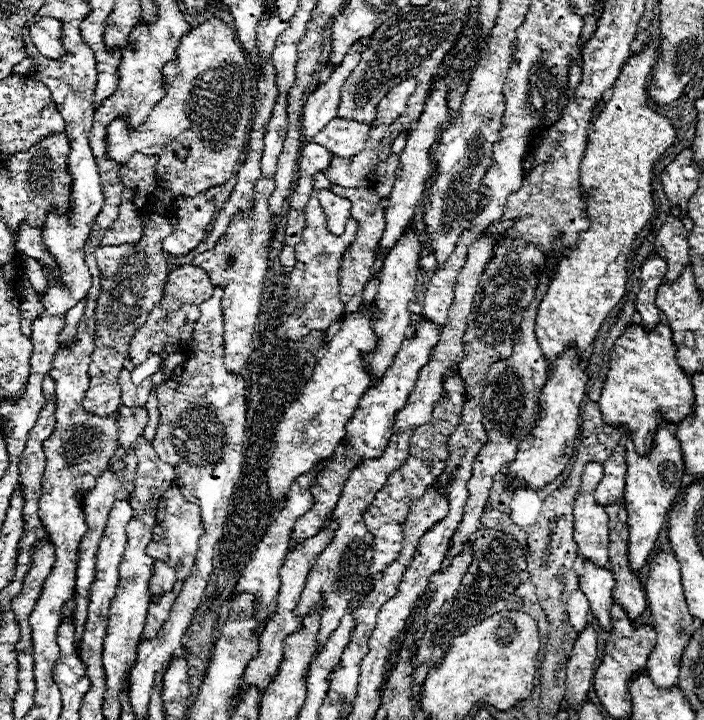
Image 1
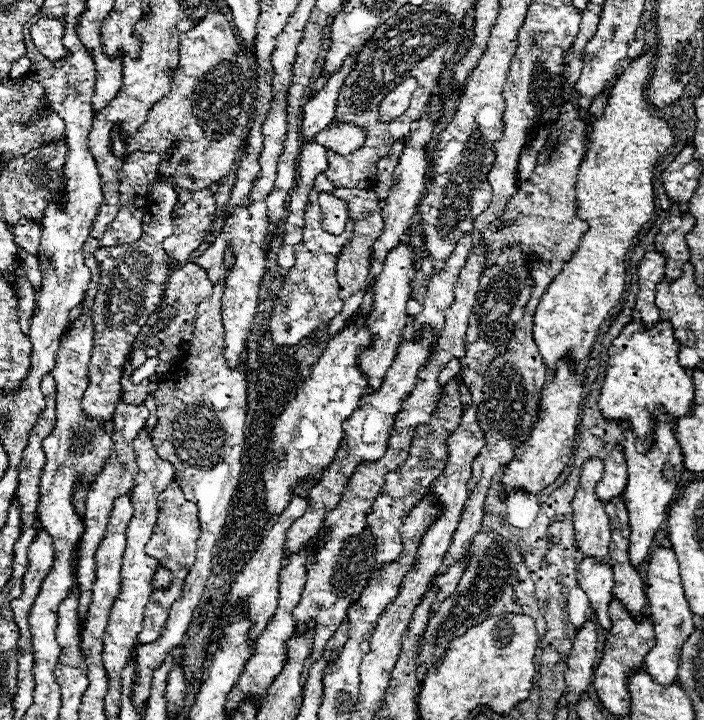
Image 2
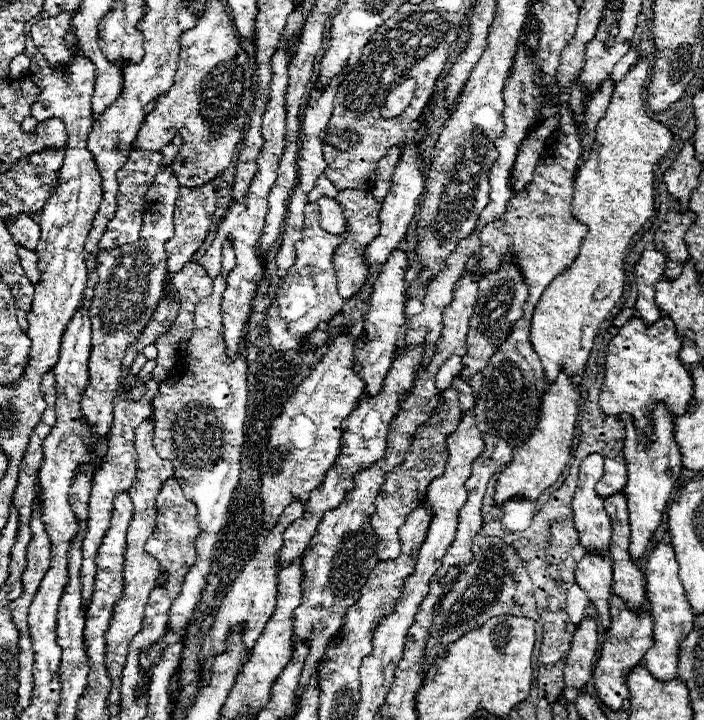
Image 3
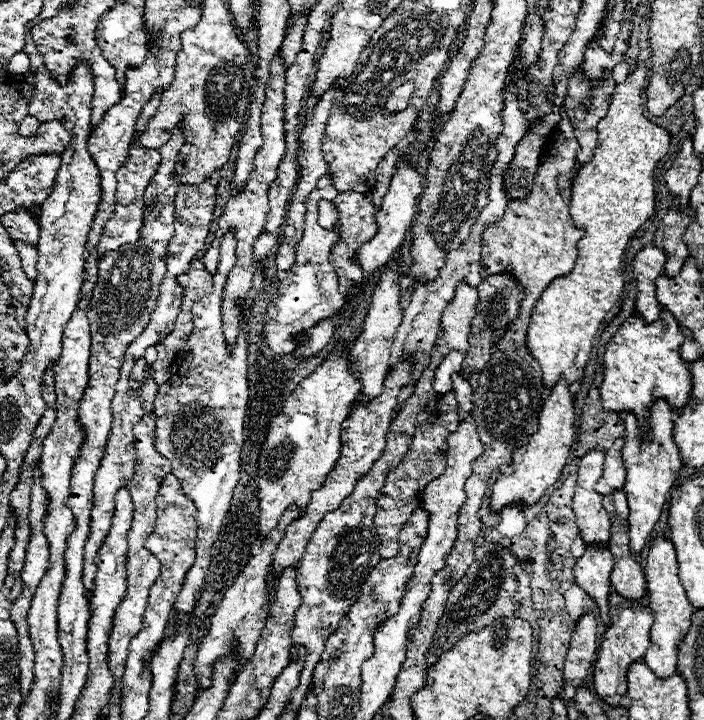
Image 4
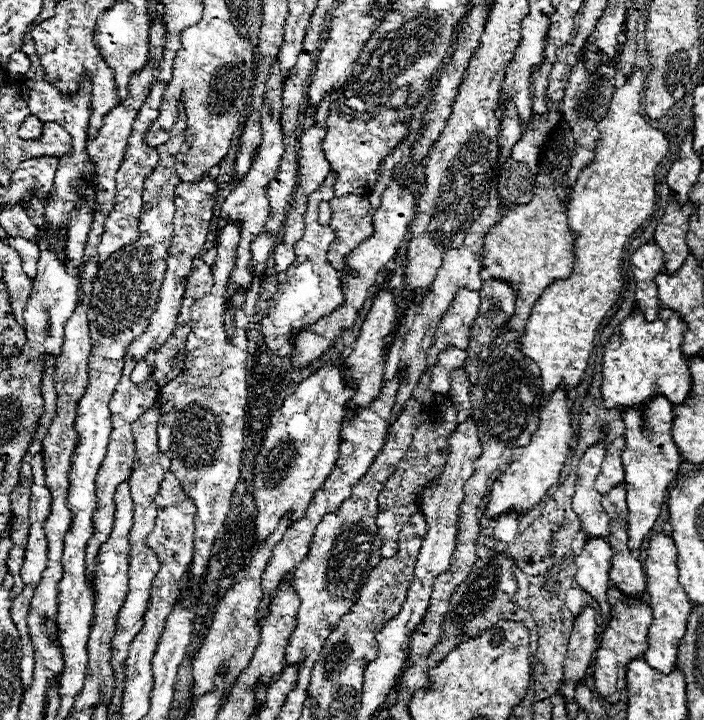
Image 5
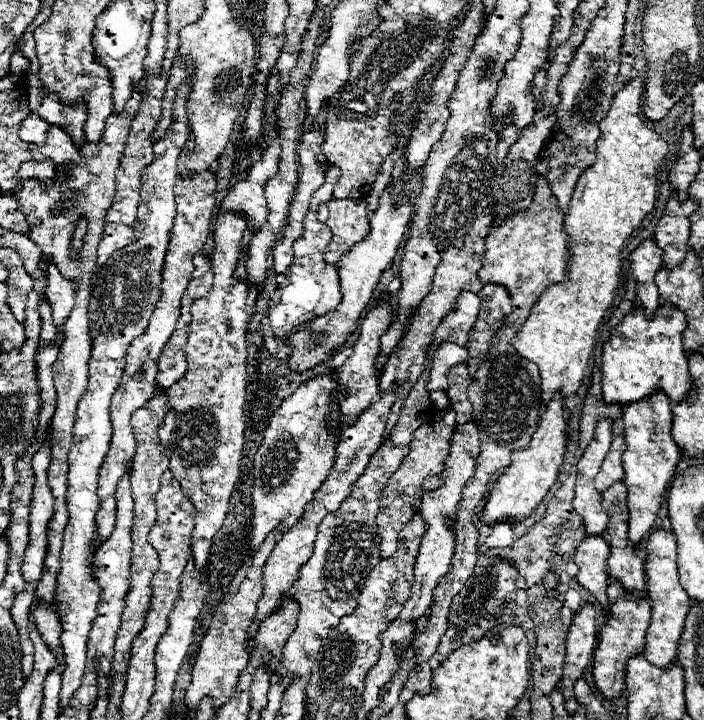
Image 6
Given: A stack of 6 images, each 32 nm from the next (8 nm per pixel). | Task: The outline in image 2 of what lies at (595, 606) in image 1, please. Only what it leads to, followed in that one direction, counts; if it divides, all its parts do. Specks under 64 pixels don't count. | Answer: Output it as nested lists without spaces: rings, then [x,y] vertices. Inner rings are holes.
[[[584,558],[578,572],[578,586],[586,592],[590,606],[596,610],[596,618],[600,626],[610,630],[612,622],[608,616],[608,606],[614,588],[612,568],[608,564],[598,564],[594,558]]]

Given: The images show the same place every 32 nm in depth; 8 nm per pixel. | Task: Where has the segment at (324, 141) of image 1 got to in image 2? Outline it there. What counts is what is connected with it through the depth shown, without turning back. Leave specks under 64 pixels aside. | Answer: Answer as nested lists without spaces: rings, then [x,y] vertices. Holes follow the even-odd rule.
[[[332,122],[326,130],[322,130],[316,136],[318,144],[338,152],[340,156],[348,156],[350,152],[356,152],[362,148],[364,140],[364,128],[358,128],[356,124],[338,124]]]

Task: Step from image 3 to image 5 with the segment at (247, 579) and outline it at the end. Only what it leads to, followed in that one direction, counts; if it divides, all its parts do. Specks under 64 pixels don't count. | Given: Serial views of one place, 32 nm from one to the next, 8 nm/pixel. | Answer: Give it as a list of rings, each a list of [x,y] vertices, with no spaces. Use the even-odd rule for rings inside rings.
[[[286,512],[286,516],[282,518],[282,524],[278,524],[278,528],[274,532],[270,532],[270,536],[262,542],[258,554],[252,556],[248,568],[244,570],[244,576],[240,580],[236,580],[236,584],[220,600],[220,604],[214,612],[214,618],[212,618],[212,626],[210,626],[208,634],[204,636],[204,642],[194,658],[194,690],[192,690],[194,700],[198,700],[198,696],[202,696],[204,692],[214,688],[214,676],[216,676],[216,670],[220,664],[228,664],[228,676],[226,676],[228,690],[234,686],[238,674],[248,666],[252,652],[258,644],[260,626],[262,626],[260,618],[258,618],[258,606],[264,600],[264,588],[262,588],[264,570],[268,566],[274,546],[282,540],[286,526],[290,524],[290,516],[292,516],[292,512]]]

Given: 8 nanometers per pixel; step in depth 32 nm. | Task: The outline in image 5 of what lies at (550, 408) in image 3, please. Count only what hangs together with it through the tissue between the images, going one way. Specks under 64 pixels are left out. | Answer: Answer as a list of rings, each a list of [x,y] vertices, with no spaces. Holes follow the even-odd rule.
[[[560,384],[548,398],[544,410],[540,412],[540,428],[534,432],[530,444],[514,450],[512,462],[502,470],[498,480],[492,484],[486,514],[500,516],[506,510],[518,510],[520,514],[524,514],[532,506],[536,506],[542,500],[542,496],[546,494],[546,490],[558,482],[558,476],[560,476],[560,470],[570,452],[572,440],[574,440],[572,410],[568,406],[566,388],[564,388],[564,384]]]

